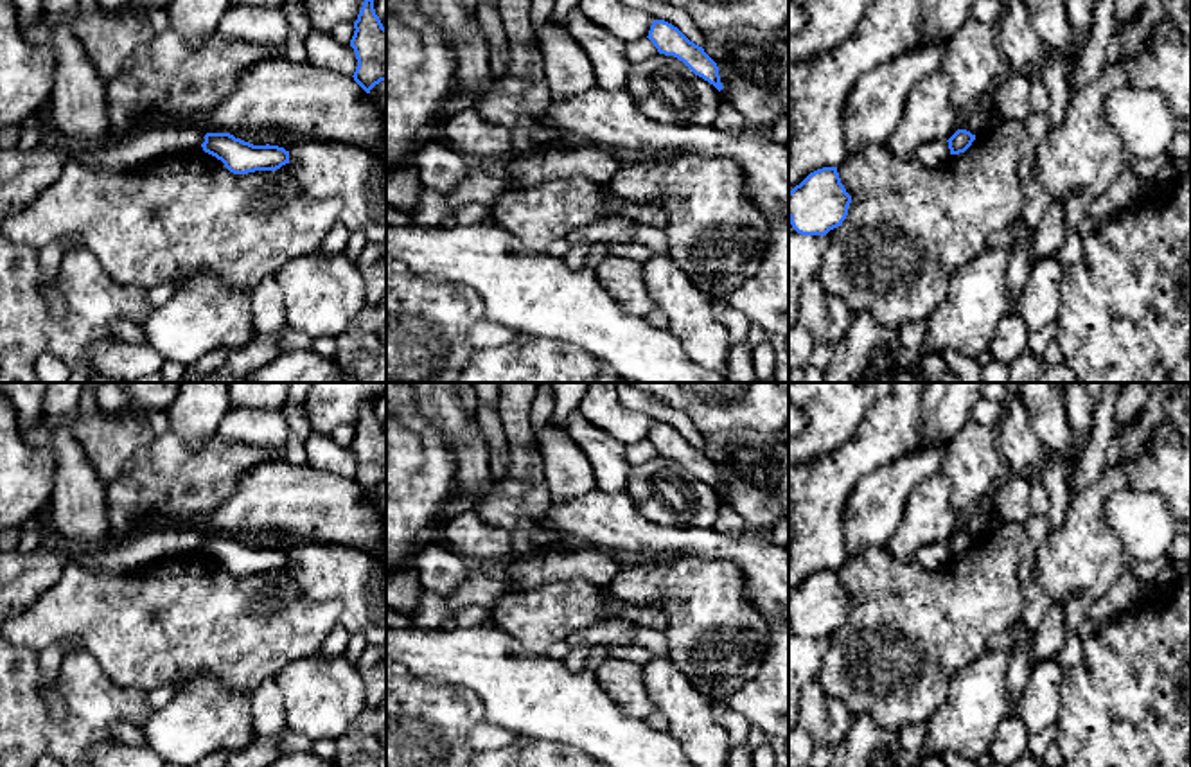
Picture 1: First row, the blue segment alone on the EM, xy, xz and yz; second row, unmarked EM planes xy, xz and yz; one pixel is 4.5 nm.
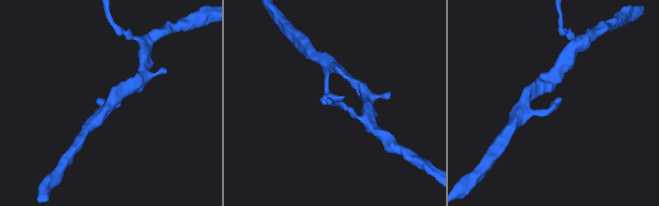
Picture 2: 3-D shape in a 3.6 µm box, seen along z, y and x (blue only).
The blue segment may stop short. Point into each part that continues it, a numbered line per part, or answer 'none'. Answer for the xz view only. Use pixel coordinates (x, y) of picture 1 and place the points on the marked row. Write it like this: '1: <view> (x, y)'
none

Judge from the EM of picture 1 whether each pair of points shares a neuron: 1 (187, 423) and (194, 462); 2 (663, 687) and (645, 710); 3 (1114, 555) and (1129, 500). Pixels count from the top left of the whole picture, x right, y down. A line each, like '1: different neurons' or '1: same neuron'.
1: different neurons
2: different neurons
3: different neurons

